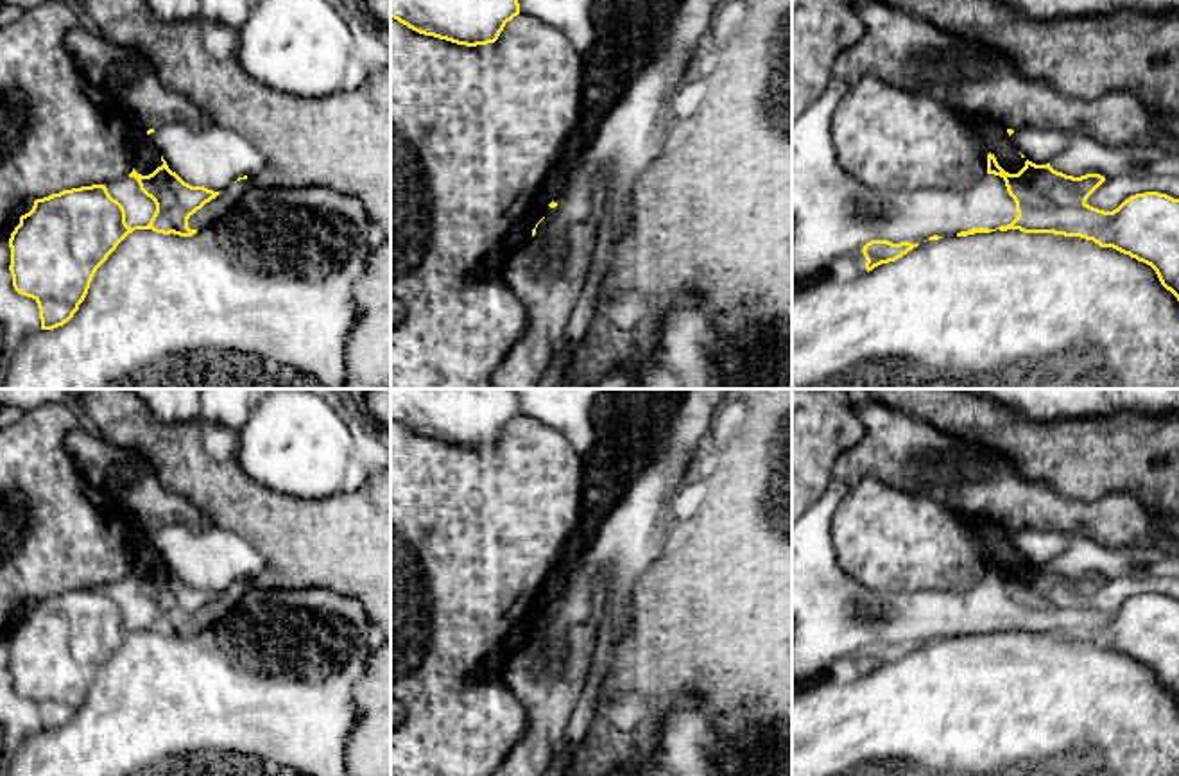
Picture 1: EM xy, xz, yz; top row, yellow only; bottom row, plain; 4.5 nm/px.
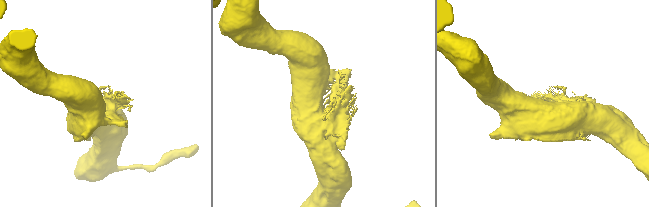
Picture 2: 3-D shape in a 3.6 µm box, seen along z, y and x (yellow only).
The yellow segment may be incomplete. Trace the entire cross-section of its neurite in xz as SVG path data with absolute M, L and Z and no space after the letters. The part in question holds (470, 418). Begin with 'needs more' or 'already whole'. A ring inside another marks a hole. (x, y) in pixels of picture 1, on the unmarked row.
already whole; M391 389L391 419L457 446L495 444L518 416L512 389Z

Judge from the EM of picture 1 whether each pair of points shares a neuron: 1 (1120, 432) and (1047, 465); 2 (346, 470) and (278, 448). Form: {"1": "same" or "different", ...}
{"1": "same", "2": "same"}

